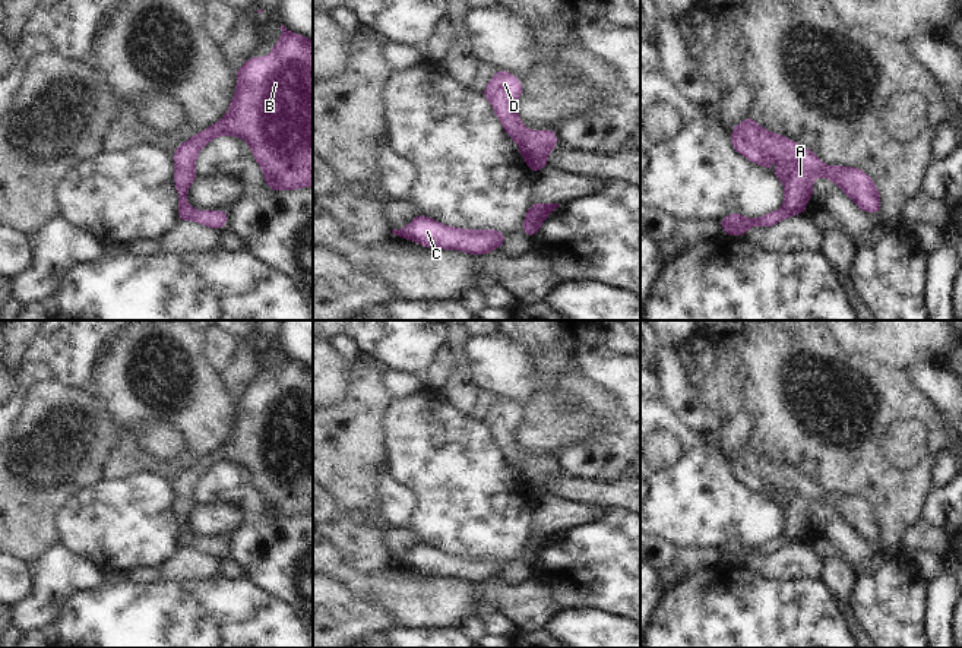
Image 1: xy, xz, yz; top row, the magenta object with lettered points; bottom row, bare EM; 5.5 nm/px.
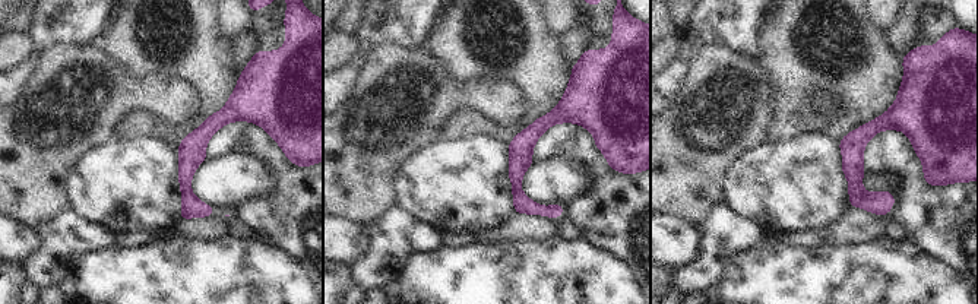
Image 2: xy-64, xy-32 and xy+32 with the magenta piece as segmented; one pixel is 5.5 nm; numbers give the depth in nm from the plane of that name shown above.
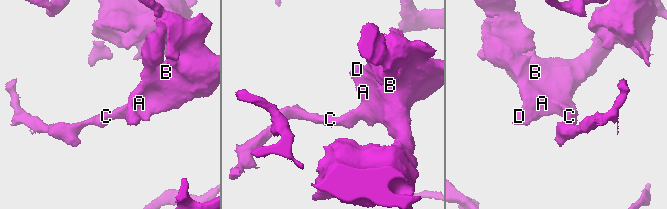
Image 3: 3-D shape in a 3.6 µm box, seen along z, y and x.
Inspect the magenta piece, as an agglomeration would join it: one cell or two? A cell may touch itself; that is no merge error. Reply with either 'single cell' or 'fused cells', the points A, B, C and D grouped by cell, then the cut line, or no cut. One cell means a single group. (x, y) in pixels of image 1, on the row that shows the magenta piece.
single cell | A B C D | no cut

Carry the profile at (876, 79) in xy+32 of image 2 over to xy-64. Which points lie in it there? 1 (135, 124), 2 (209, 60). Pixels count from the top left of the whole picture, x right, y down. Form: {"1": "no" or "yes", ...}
{"1": "yes", "2": "yes"}

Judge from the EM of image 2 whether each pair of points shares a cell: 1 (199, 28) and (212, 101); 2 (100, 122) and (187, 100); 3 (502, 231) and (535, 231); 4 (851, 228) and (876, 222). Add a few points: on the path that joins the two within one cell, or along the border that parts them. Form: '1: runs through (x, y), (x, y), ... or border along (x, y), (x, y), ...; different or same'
1: runs through (199, 46), (199, 56), (212, 78), (212, 84); same
2: runs through (122, 100), (165, 100); same
3: runs through (510, 231), (527, 231); same
4: runs through (857, 227), (870, 225); same

